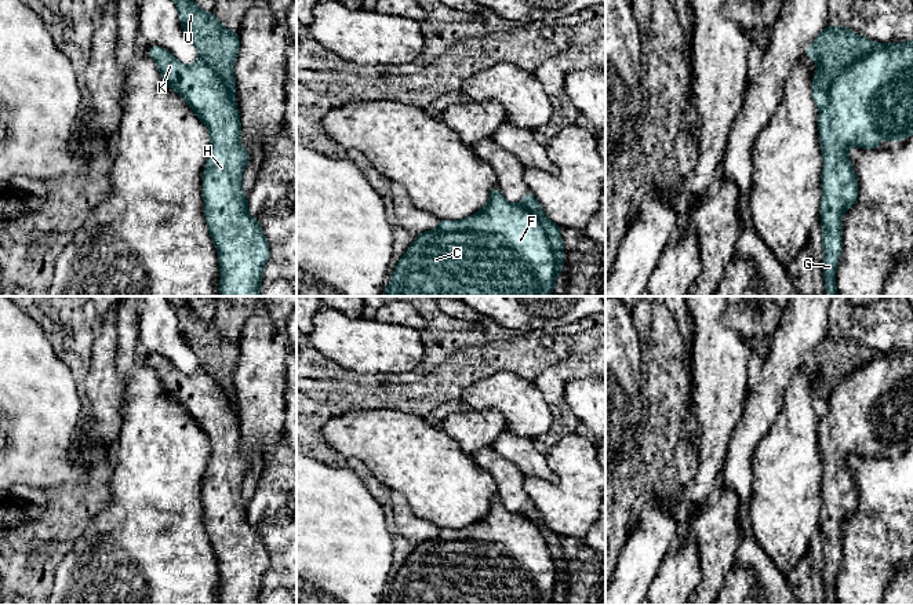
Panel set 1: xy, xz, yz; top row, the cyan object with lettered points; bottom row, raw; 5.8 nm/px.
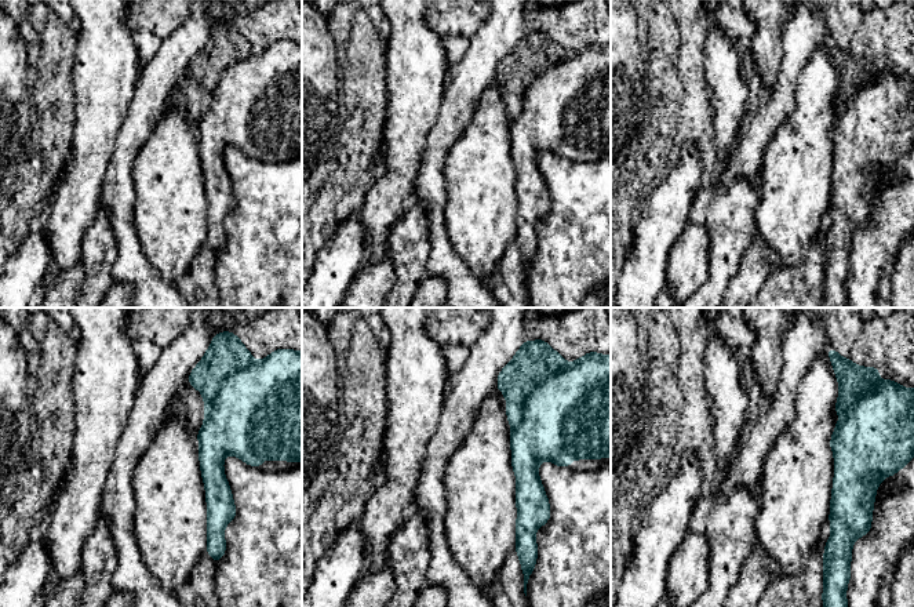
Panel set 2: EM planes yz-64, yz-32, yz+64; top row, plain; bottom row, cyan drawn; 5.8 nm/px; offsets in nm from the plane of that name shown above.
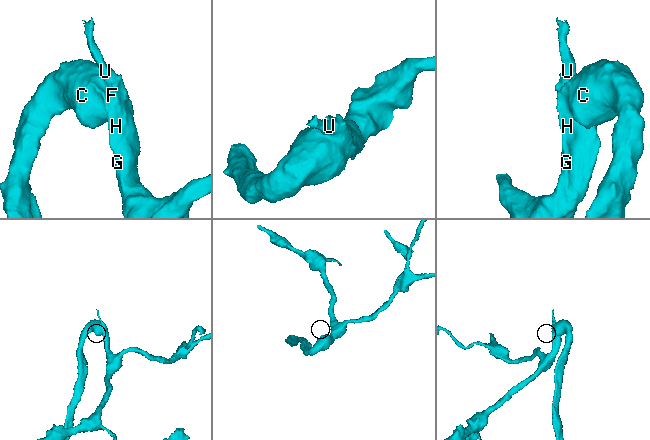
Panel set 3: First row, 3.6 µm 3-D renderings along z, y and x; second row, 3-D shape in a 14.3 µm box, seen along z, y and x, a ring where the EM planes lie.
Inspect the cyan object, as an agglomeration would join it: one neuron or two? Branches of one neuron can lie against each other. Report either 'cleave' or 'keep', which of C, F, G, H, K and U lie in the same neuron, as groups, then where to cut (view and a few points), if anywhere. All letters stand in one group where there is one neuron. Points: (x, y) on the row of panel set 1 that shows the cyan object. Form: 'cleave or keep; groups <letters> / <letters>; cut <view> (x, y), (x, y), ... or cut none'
cleave; groups C F G H K / U; cut yz (877, 43), (836, 77), (829, 99), (821, 108)

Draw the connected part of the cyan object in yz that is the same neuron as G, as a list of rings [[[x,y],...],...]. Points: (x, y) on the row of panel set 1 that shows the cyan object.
[[[913,40],[877,45],[854,61],[832,83],[827,103],[818,117],[823,156],[821,223],[825,251],[826,296],[837,296],[836,266],[843,247],[841,215],[858,200],[858,179],[848,160],[848,147],[880,149],[880,139],[906,141],[913,134]]]

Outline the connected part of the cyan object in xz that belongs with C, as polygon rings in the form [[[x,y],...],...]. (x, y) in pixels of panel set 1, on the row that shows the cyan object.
[[[495,186],[479,212],[463,221],[441,219],[436,229],[418,234],[399,259],[385,296],[549,296],[563,269],[541,221],[521,205],[508,203]]]

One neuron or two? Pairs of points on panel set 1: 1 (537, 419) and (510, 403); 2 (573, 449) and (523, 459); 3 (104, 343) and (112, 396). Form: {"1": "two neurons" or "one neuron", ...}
{"1": "one neuron", "2": "two neurons", "3": "one neuron"}

